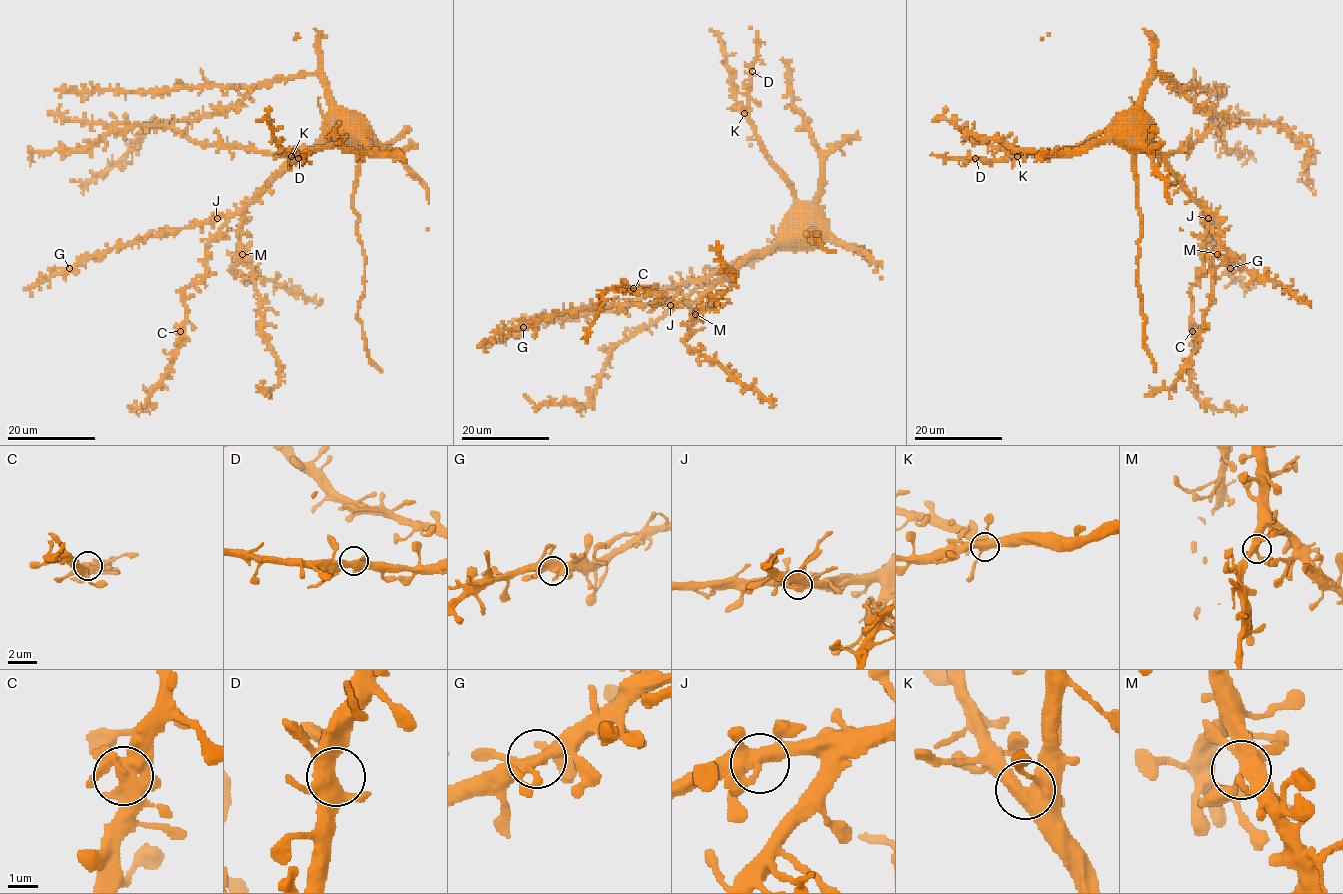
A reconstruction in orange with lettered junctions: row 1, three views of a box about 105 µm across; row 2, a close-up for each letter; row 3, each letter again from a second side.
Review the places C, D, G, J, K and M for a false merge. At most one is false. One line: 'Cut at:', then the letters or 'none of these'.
Cut at: none of these

